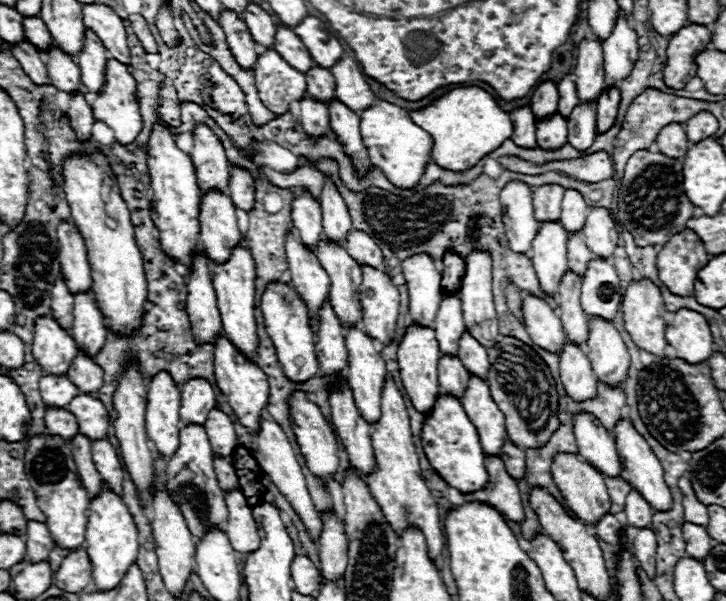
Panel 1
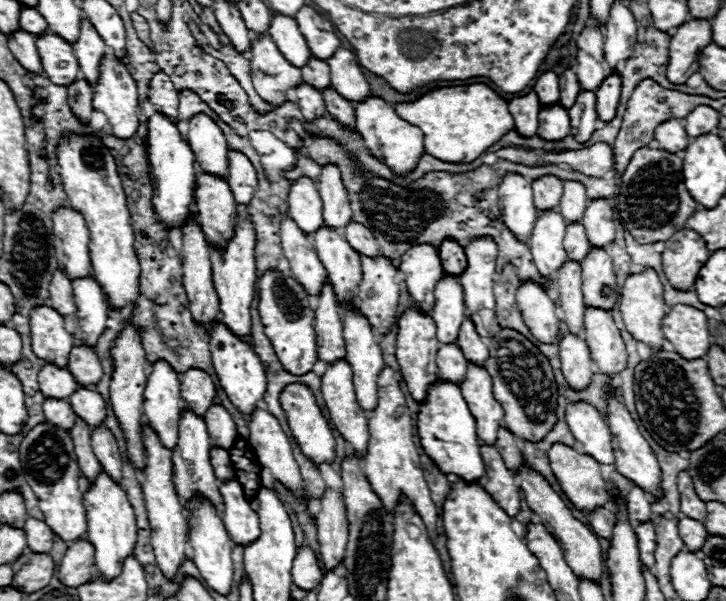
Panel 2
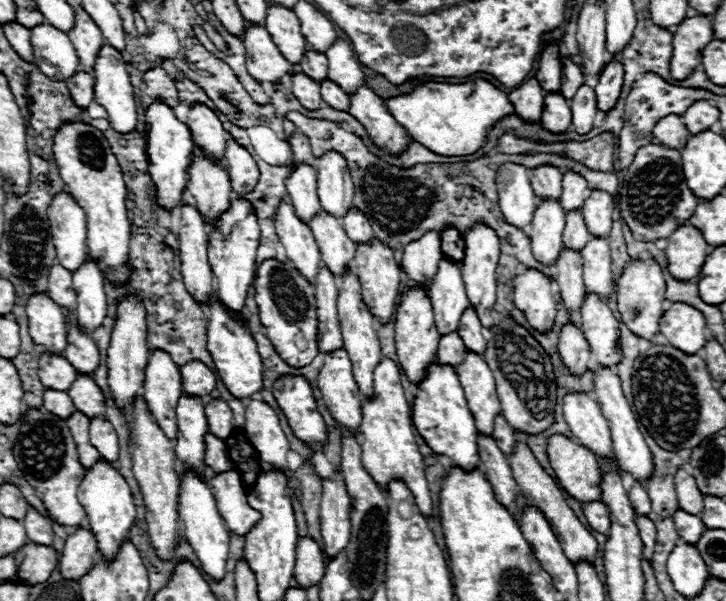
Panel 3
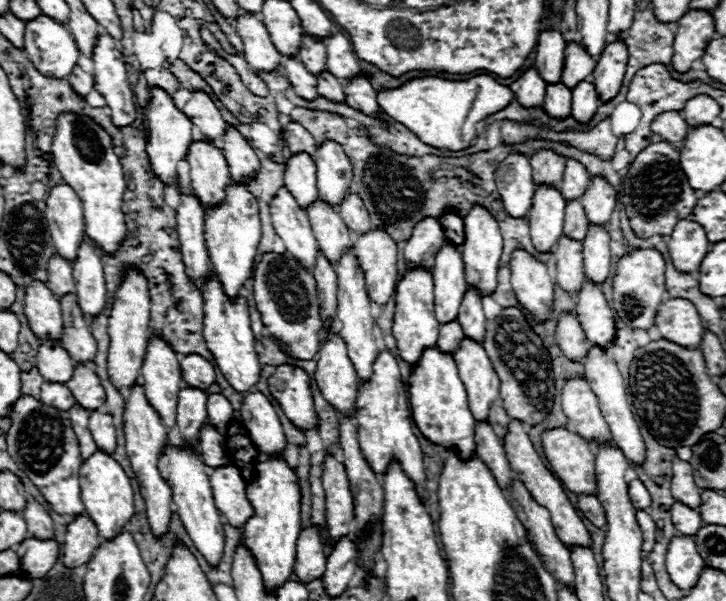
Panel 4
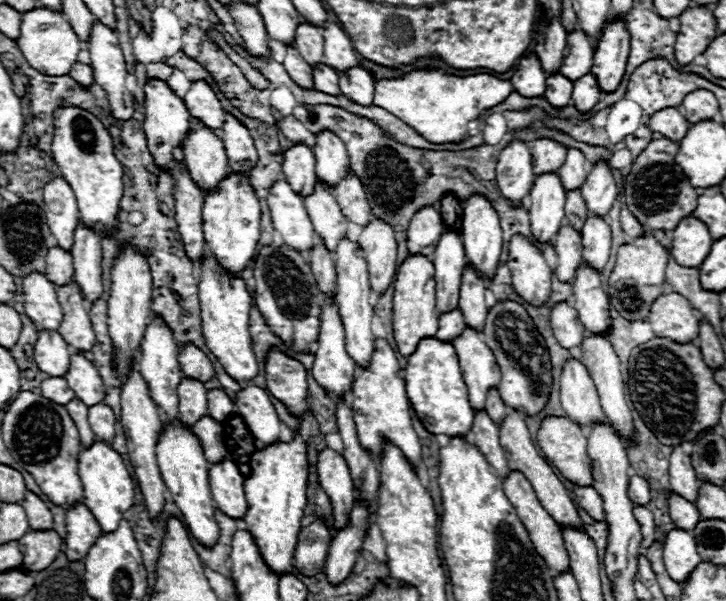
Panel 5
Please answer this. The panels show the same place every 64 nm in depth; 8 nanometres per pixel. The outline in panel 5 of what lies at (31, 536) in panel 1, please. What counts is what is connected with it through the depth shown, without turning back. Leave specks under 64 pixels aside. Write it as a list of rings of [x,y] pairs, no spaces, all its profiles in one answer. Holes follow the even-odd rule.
[[[30,490],[24,494],[24,510],[28,514],[28,524],[32,530],[48,530],[52,528],[52,512],[48,506]]]

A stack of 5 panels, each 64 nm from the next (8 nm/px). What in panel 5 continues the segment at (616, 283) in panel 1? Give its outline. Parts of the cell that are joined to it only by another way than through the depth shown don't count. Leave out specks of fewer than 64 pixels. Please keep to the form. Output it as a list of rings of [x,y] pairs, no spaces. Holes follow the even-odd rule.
[[[588,216],[582,228],[582,246],[584,260],[590,262],[596,270],[602,270],[610,256],[610,224],[606,216]]]

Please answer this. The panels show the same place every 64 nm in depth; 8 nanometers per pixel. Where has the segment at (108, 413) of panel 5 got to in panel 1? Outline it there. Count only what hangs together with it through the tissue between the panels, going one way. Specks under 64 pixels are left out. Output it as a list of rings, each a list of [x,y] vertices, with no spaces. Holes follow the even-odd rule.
[[[108,438],[92,440],[92,460],[102,480],[108,482],[116,494],[122,494],[122,476],[124,476],[122,460]]]

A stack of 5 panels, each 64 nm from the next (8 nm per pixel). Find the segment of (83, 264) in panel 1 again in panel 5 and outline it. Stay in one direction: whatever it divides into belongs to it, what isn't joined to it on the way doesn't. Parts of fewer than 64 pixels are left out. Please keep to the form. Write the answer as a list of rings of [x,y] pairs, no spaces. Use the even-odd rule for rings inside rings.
[[[62,176],[50,180],[44,186],[44,212],[48,214],[46,224],[50,226],[50,232],[54,234],[56,242],[62,248],[70,250],[80,212],[78,212],[74,190]]]

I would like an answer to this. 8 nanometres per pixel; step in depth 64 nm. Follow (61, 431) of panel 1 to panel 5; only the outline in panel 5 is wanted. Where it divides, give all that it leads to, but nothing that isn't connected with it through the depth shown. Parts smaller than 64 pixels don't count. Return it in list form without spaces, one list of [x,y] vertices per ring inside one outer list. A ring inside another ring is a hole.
[[[50,376],[42,382],[42,396],[56,402],[56,404],[68,404],[74,398],[72,388],[68,388],[66,380],[60,376]]]

